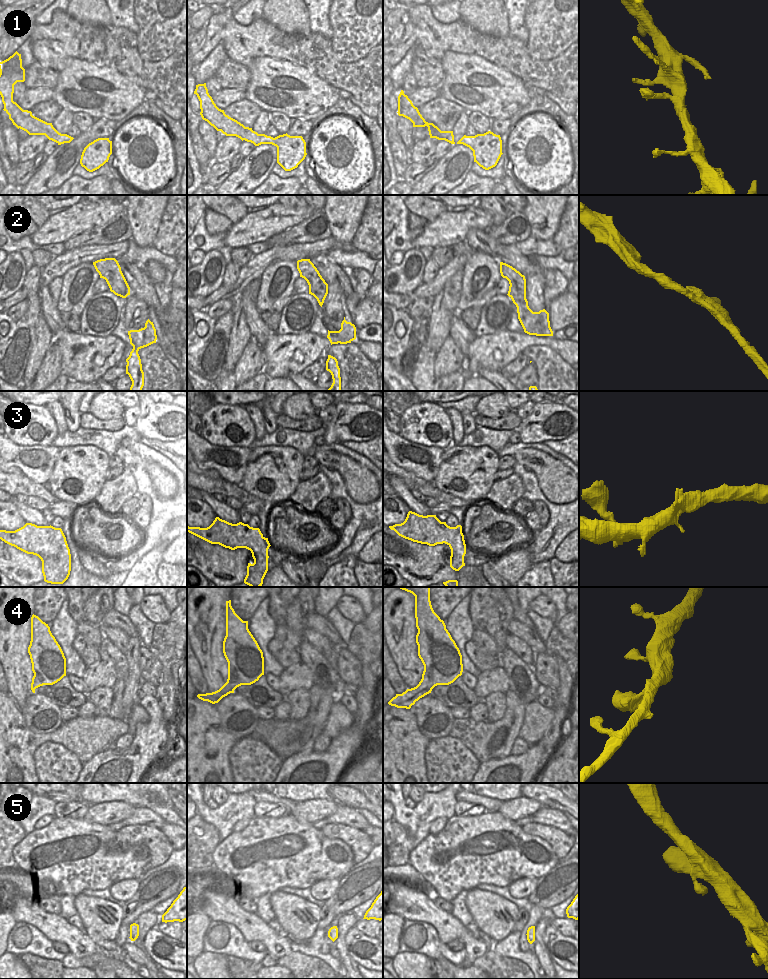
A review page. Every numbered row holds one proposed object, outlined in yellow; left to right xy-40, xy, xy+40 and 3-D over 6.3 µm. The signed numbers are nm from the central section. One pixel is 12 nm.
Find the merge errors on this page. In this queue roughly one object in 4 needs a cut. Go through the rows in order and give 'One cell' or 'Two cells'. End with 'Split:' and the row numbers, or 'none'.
1: One cell
2: Two cells
3: One cell
4: One cell
5: One cell
Split: 2

